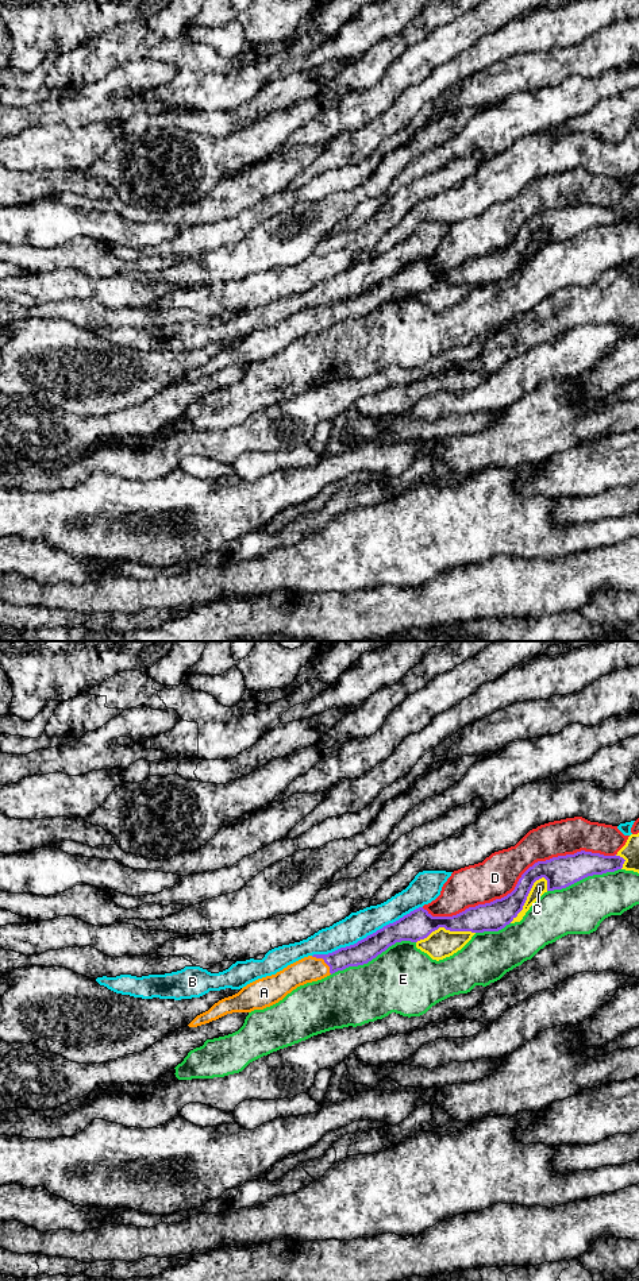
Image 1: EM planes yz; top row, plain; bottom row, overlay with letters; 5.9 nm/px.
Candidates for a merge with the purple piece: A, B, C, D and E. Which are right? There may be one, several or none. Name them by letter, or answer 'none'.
A

